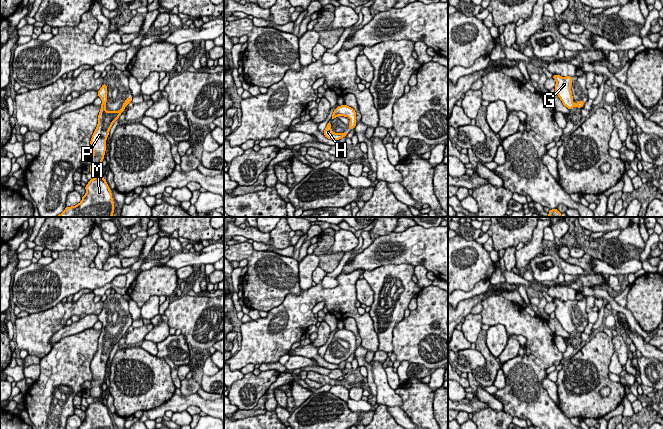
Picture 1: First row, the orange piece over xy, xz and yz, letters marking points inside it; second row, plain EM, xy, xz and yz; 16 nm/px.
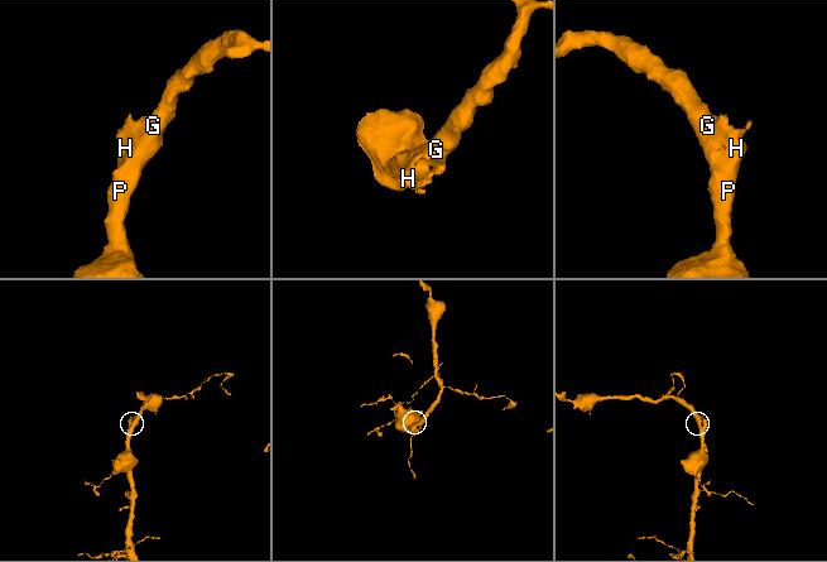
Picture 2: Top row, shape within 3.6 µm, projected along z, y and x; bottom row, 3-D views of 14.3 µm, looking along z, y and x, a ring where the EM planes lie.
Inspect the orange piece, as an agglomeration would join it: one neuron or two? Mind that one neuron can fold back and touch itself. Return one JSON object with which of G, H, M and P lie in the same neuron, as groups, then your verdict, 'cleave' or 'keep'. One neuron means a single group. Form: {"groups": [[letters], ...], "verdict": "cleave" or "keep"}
{"groups": [["G", "H", "M", "P"]], "verdict": "keep"}

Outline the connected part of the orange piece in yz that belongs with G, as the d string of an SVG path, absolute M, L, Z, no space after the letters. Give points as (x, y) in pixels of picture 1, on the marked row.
M553 75L556 80L555 85L555 93L558 95L560 100L562 101L563 105L566 106L569 110L571 110L574 106L580 108L583 107L584 101L578 101L577 103L573 104L573 96L571 91L572 85L572 77L561 77L560 75Z

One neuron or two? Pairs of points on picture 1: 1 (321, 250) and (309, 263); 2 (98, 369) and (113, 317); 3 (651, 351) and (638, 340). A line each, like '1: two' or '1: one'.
1: two
2: one
3: one

